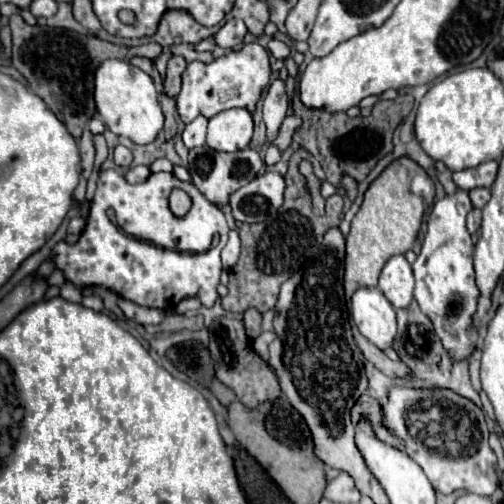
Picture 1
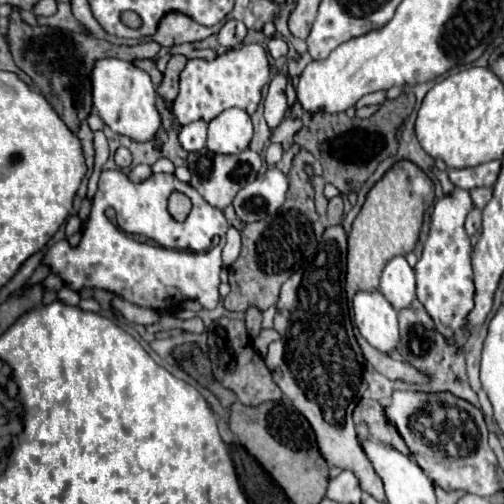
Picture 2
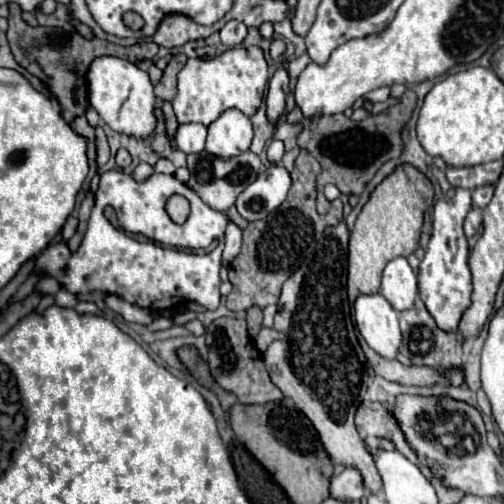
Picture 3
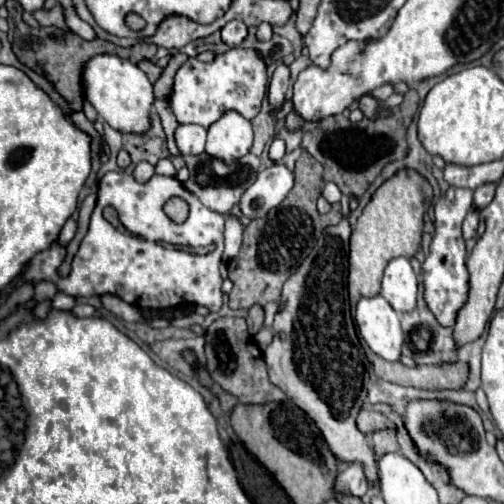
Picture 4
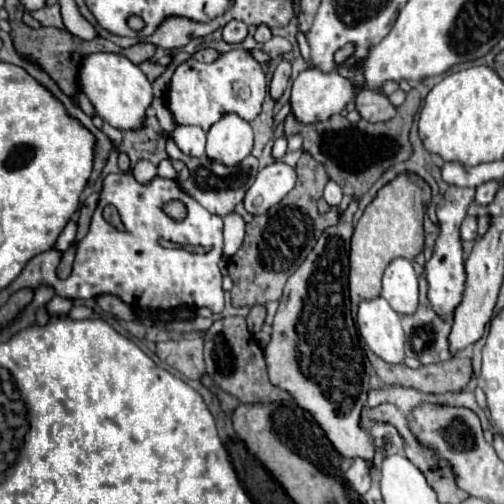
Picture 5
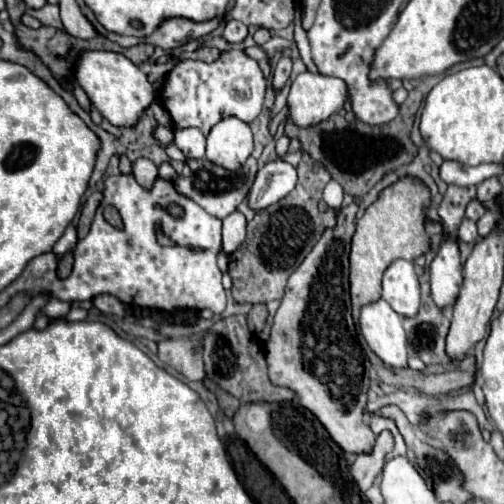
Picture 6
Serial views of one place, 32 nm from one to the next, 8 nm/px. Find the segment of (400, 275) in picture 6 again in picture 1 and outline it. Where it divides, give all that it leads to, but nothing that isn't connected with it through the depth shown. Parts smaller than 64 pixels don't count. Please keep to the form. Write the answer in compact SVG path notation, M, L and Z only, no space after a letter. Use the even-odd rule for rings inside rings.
M392 256L382 268L378 288L394 308L408 308L414 300L414 276L404 256Z

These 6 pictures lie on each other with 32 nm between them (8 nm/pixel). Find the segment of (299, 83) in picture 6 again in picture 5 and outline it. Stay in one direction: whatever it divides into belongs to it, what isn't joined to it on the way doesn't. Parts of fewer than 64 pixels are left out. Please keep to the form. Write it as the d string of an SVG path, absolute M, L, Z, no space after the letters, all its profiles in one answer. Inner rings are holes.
M308 68L308 70L300 72L298 78L294 80L294 88L290 94L290 106L292 106L294 118L298 122L314 124L314 122L328 120L332 114L342 112L346 108L346 104L352 102L352 96L354 96L352 82L348 82L340 74L336 74L336 72L322 74L318 68Z

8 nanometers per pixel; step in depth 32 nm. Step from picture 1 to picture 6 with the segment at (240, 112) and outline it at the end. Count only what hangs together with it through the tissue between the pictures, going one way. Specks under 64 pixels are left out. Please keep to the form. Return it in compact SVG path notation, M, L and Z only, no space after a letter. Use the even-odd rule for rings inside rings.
M228 118L216 124L206 140L206 160L226 170L240 170L252 154L252 132L242 120Z

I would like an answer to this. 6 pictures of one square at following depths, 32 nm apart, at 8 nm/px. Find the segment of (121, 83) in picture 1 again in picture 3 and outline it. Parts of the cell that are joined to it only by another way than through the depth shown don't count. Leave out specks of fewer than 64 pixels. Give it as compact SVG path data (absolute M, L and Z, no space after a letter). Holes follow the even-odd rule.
M100 56L94 58L88 72L88 100L100 114L100 118L116 132L136 136L136 138L146 138L154 126L154 86L144 70L140 70L136 64L116 58L116 56Z

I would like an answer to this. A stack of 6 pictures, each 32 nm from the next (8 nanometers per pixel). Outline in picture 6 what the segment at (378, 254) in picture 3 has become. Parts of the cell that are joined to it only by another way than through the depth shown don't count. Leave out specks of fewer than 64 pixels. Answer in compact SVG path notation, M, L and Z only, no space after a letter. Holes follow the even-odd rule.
M402 178L386 188L380 198L366 208L366 214L356 224L349 254L349 285L352 317L358 333L362 306L380 300L384 270L398 258L414 262L430 250L430 238L424 230L424 200L420 194L424 194L424 184L420 180Z

